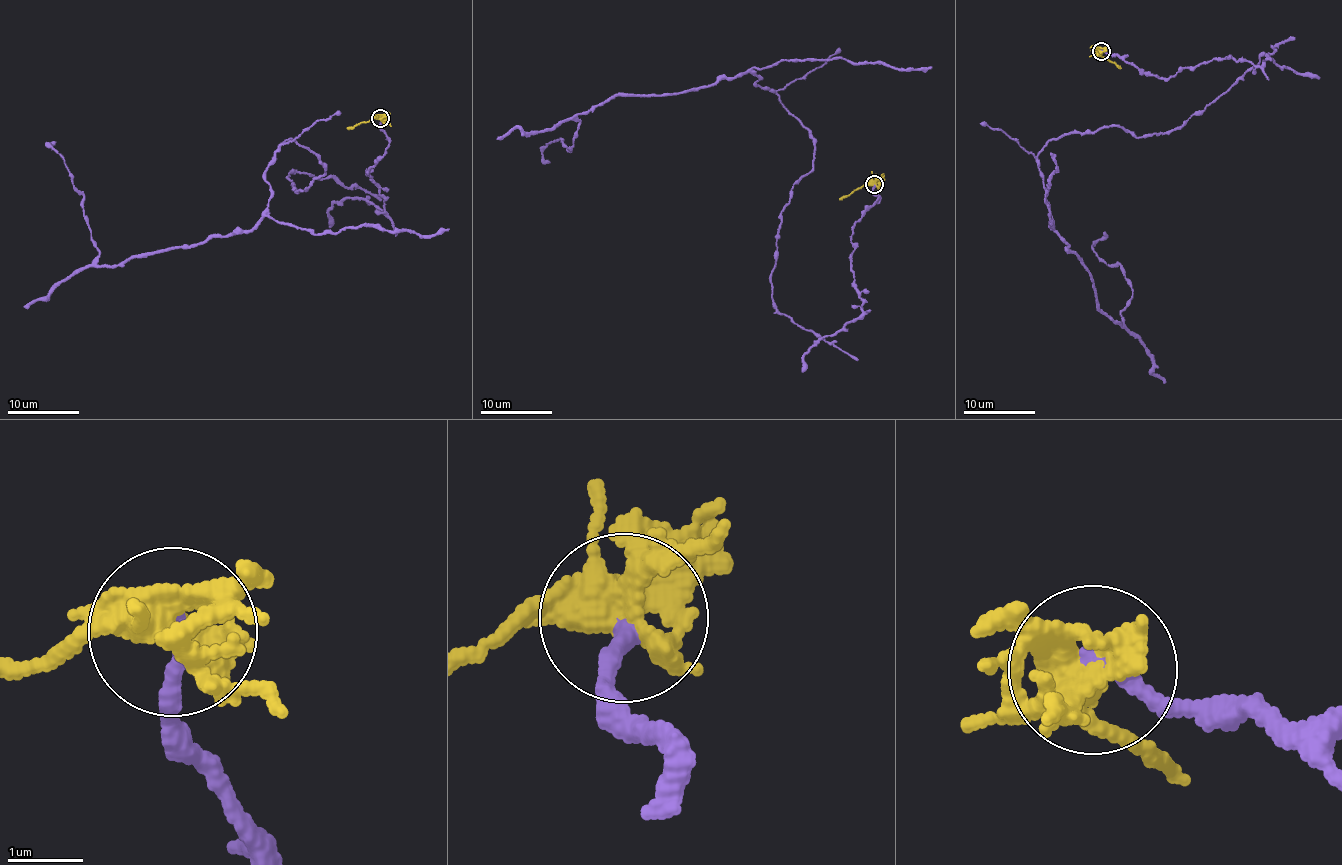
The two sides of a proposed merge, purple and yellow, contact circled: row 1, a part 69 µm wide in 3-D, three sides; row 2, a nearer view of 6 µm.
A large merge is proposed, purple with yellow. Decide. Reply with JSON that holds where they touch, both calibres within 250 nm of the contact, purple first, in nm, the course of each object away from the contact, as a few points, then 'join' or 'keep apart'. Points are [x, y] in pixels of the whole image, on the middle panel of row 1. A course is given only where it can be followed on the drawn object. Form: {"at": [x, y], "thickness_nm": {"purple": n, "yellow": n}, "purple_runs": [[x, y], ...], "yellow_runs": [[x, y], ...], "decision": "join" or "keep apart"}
{"at": [874, 184], "thickness_nm": {"purple": 240, "yellow": 400}, "purple_runs": [[874, 184], [851, 254], [863, 312], [825, 341], [773, 301], [814, 146], [759, 74], [612, 96], [550, 163]], "yellow_runs": [[874, 184], [865, 183], [839, 199]], "decision": "keep apart"}

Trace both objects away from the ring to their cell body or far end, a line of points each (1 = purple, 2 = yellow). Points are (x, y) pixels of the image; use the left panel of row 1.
1: (380, 119), (387, 213), (292, 188), (325, 172), (291, 139), (253, 228), (111, 266), (56, 143)
2: (380, 119), (371, 118), (347, 130)

